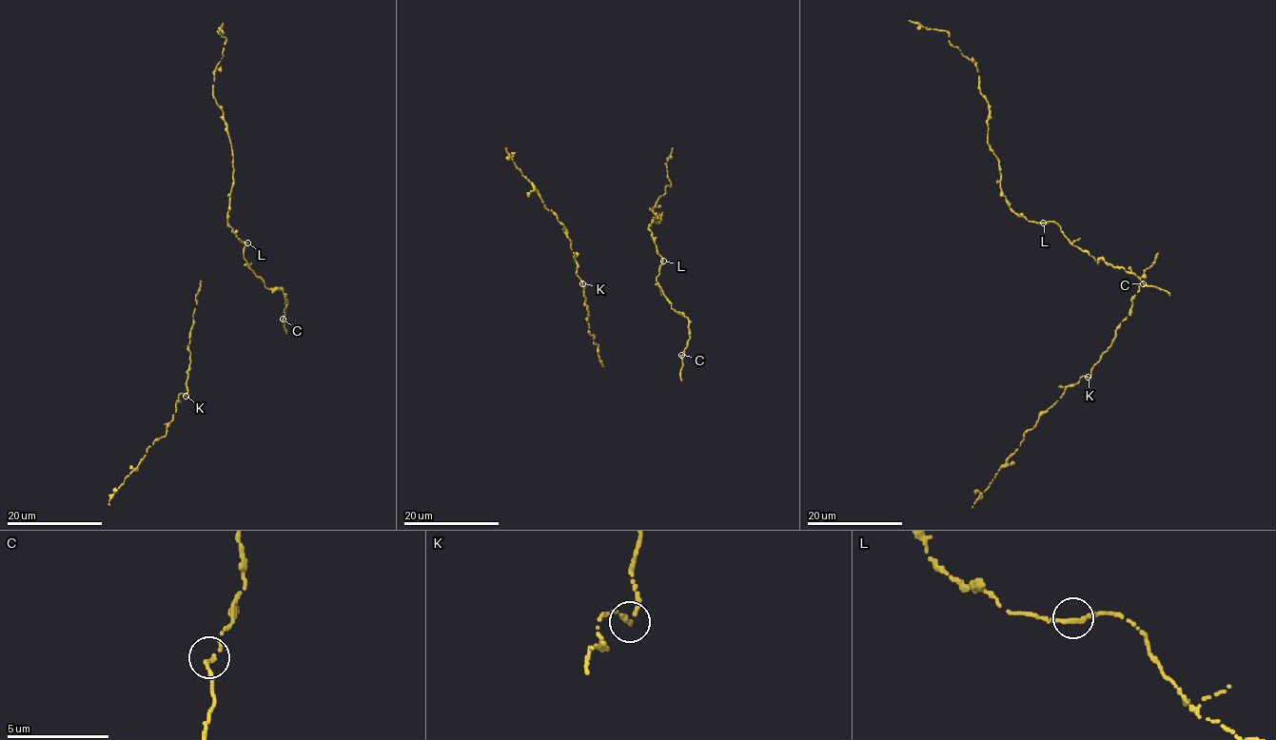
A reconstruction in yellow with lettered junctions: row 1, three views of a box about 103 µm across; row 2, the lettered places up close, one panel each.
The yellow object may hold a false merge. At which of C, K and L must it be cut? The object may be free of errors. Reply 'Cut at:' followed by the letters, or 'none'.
Cut at: none

